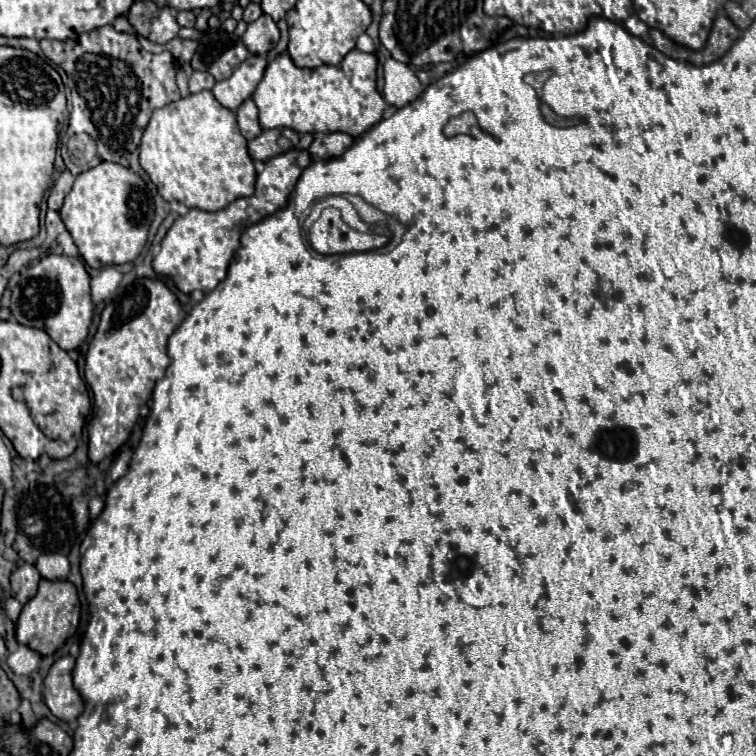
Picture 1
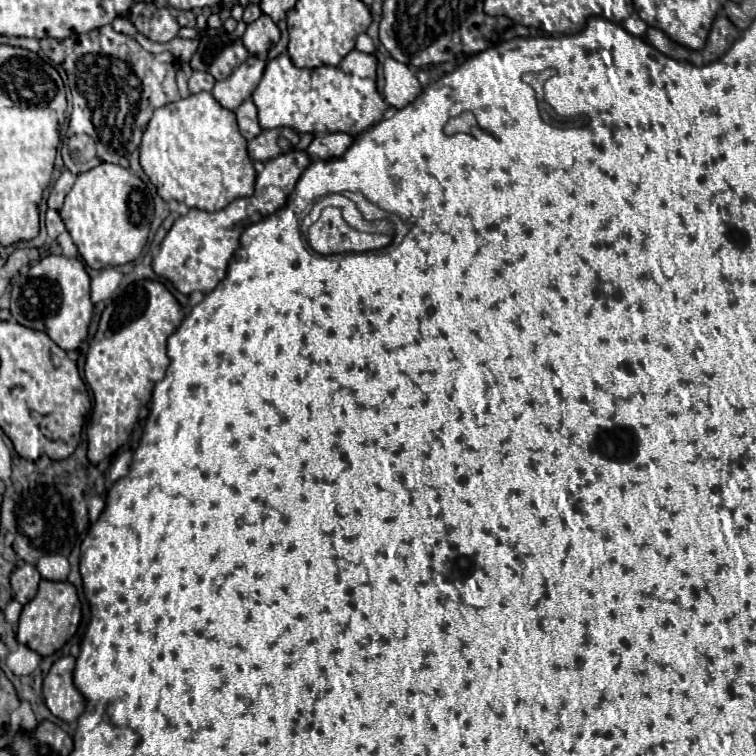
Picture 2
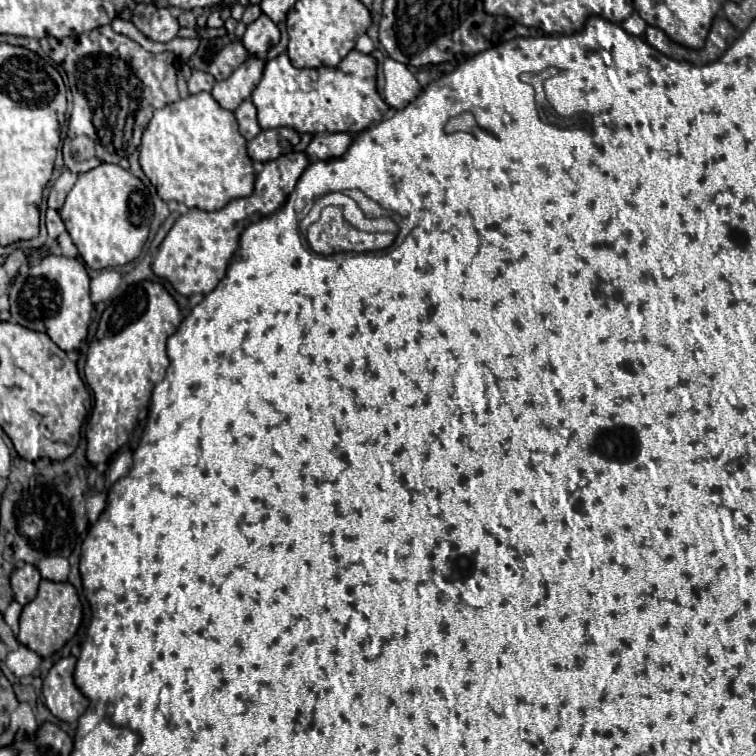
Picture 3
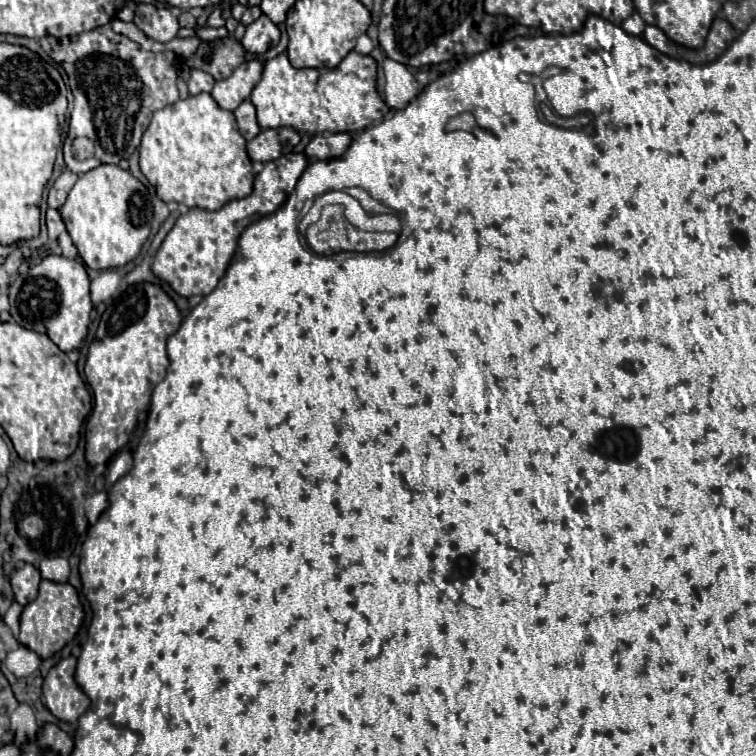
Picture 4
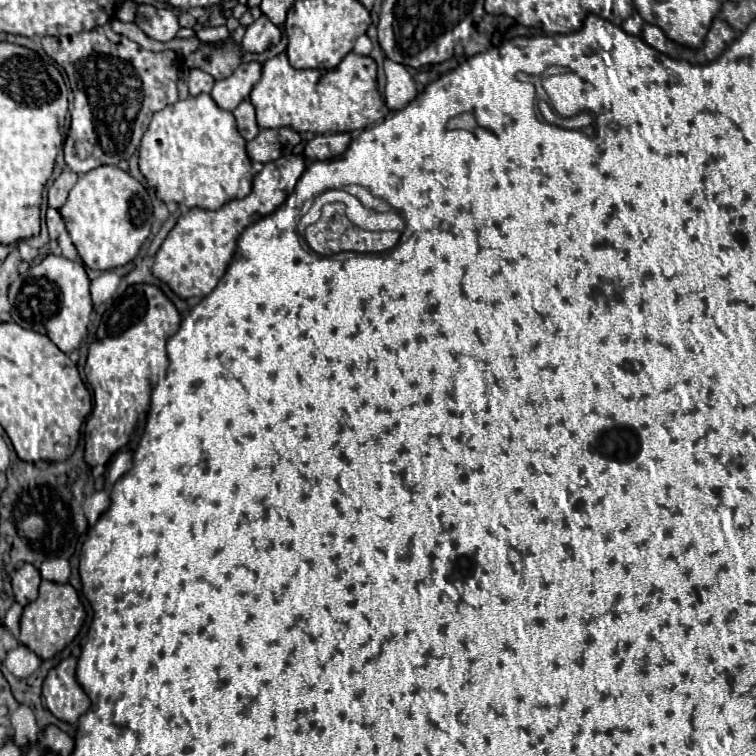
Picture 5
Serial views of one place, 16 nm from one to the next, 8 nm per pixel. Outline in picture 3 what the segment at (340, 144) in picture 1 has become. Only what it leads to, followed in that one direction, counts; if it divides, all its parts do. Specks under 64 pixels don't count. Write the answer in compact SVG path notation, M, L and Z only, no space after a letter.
M322 134L322 136L314 136L310 146L306 148L306 154L312 158L320 158L320 160L330 160L330 158L338 158L342 156L348 146L352 144L352 136L350 134Z

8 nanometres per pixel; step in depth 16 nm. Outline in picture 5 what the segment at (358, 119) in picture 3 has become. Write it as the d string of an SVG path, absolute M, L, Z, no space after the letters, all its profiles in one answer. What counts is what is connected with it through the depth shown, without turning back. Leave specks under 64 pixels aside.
M350 52L336 70L296 70L290 66L286 54L278 54L272 60L266 60L262 66L262 78L250 94L250 102L256 108L256 118L260 128L294 128L296 132L354 132L364 130L370 124L382 120L384 100L376 88L376 62L370 56L360 56Z

